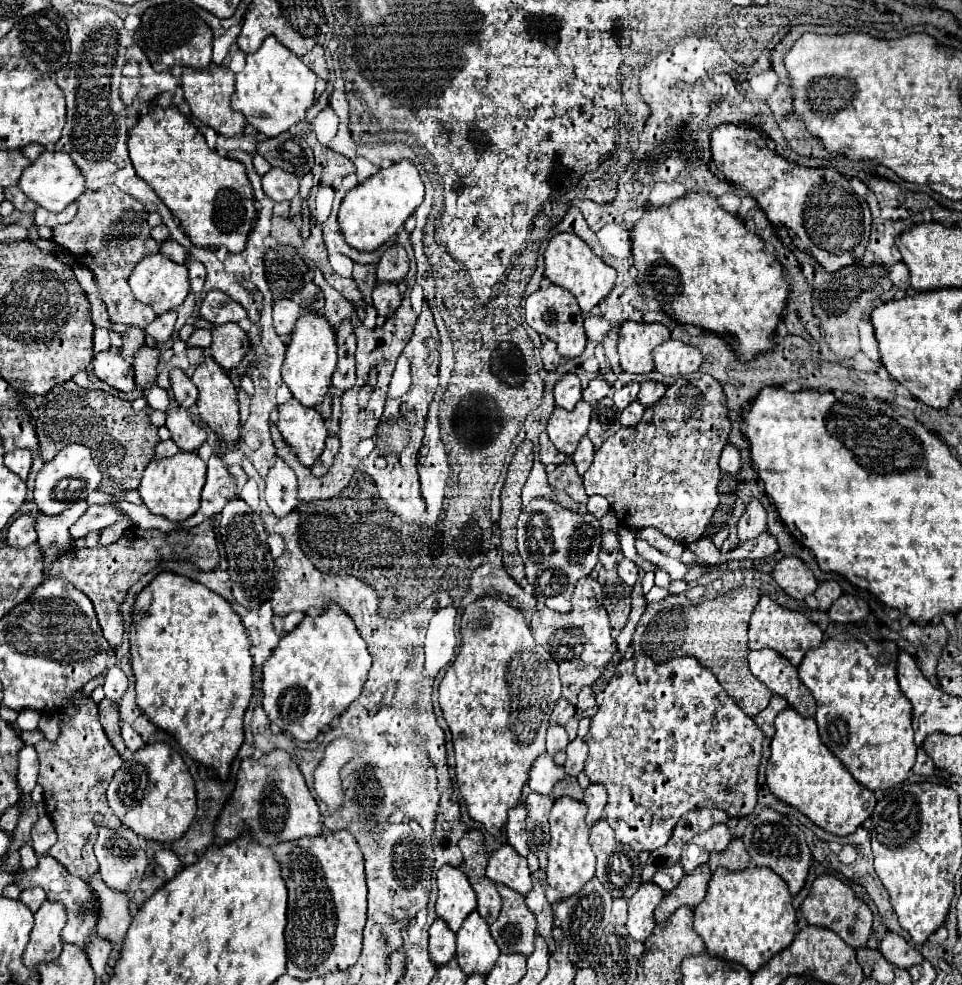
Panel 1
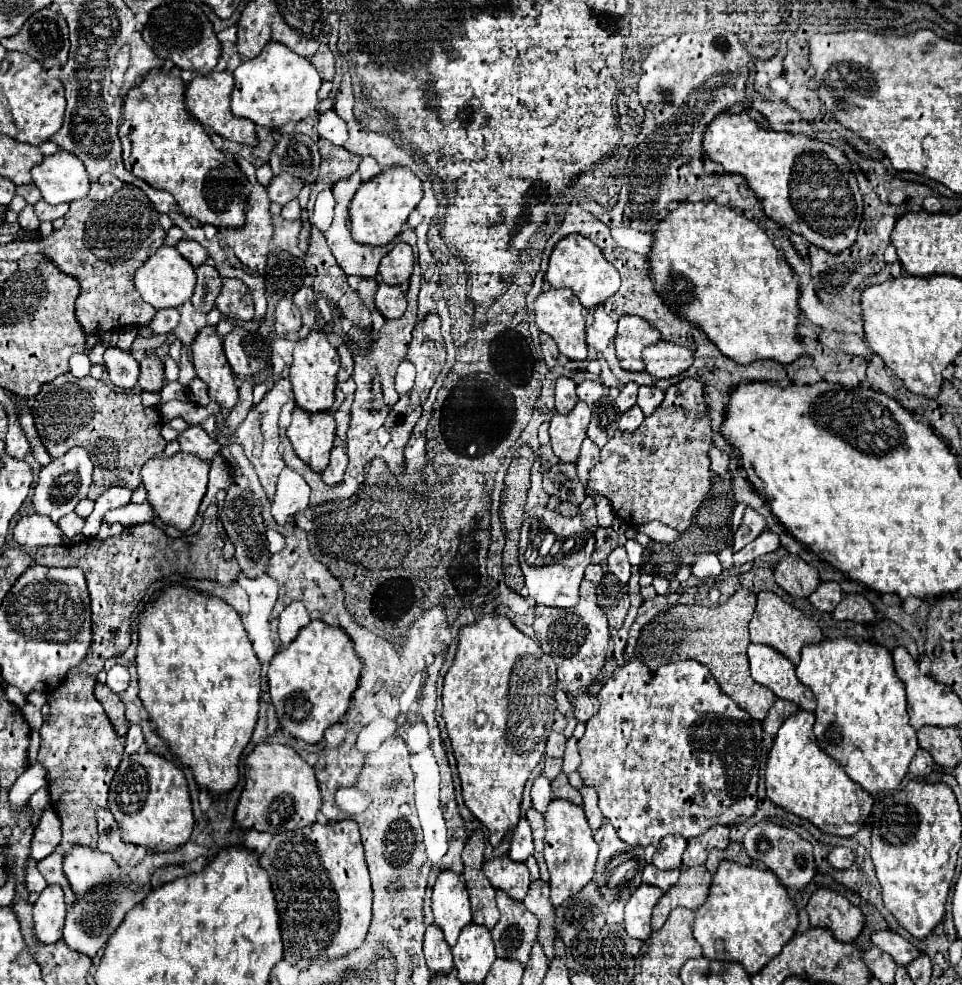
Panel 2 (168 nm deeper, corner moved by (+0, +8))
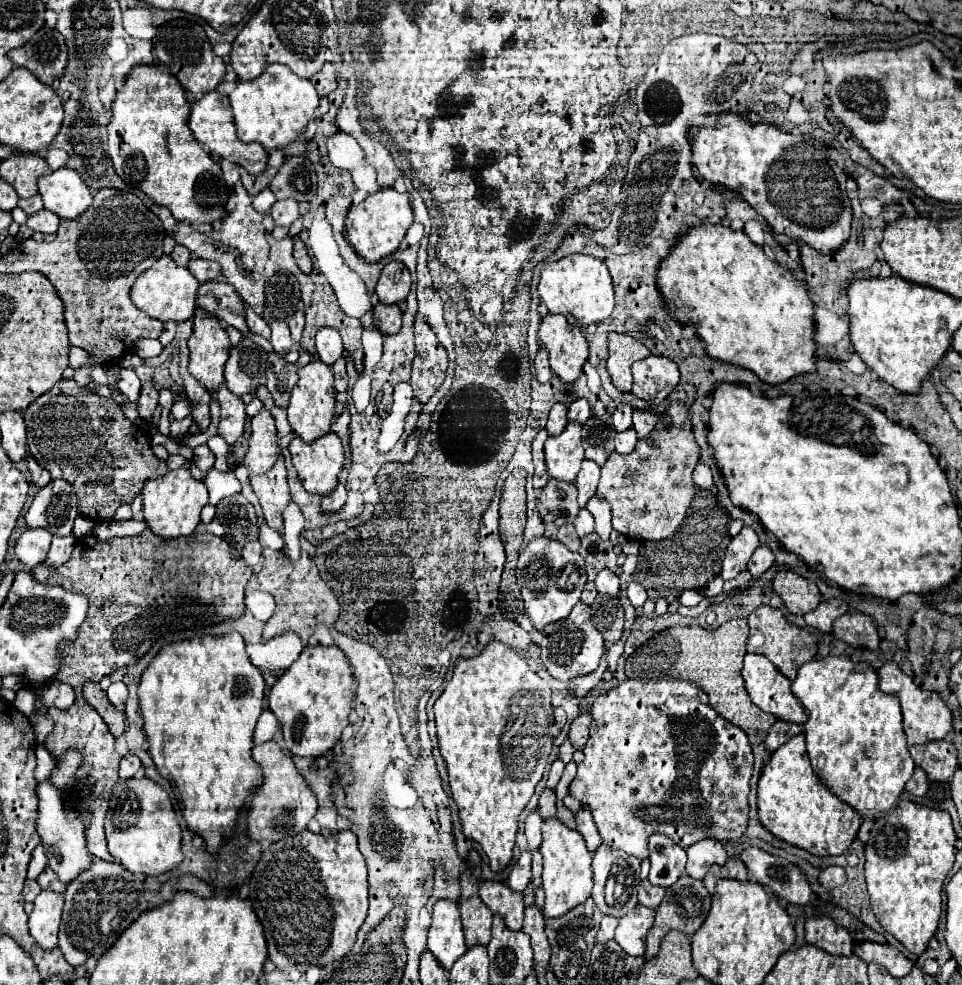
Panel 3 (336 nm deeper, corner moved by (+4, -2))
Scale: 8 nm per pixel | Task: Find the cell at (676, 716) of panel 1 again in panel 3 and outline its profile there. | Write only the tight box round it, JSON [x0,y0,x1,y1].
[570,679,754,859]

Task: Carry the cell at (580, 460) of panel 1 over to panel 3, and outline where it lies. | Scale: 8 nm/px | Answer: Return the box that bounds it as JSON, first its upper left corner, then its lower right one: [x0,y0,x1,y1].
[574,459,600,507]

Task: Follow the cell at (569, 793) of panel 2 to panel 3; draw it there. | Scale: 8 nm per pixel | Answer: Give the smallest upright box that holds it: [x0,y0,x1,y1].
[556,801,576,829]

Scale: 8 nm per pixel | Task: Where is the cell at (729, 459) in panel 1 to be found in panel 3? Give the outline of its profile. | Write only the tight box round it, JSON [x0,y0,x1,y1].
[694,463,714,491]

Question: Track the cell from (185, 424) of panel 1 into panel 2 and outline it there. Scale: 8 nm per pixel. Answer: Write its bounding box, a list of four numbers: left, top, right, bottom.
[178,425,220,463]

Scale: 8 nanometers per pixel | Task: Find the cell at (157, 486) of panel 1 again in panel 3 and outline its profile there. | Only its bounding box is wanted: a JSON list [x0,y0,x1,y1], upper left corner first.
[142,467,208,537]

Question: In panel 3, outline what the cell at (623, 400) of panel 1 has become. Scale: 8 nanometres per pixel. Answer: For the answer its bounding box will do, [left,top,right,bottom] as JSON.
[612,403,632,431]

